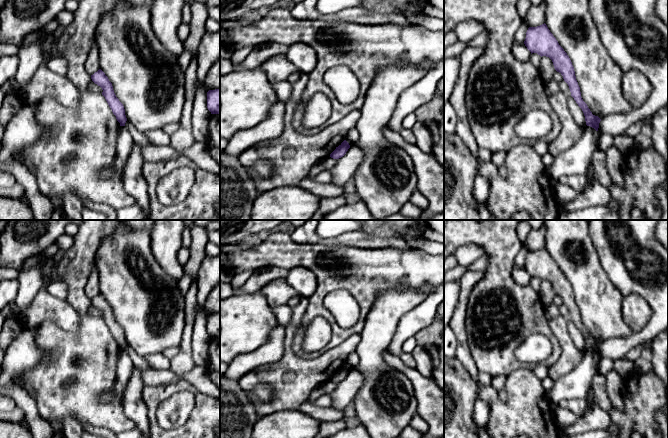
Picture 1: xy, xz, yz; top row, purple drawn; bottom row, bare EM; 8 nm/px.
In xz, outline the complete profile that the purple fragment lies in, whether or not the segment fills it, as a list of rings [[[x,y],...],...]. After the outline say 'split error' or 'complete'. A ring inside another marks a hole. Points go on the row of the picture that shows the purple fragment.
[[[344,140],[336,149],[330,154],[330,157],[333,159],[339,159],[343,157],[348,149],[350,148],[349,143]]] | complete

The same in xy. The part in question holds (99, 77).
[[[99,69],[91,75],[91,79],[95,84],[102,88],[102,95],[105,97],[113,114],[116,116],[117,121],[120,123],[120,126],[125,126],[127,118],[125,115],[124,106],[116,97],[112,83],[109,81],[108,77],[101,69]]] | complete

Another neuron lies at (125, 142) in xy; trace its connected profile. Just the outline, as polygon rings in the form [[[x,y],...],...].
[[[121,126],[117,139],[117,151],[113,165],[109,168],[103,168],[100,171],[103,178],[109,178],[112,175],[113,171],[115,171],[117,174],[122,175],[134,143],[135,142],[129,130],[125,126]]]

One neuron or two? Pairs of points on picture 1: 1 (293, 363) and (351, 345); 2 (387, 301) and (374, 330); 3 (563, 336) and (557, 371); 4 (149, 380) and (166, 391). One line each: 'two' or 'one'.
1: one
2: one
3: one
4: two

